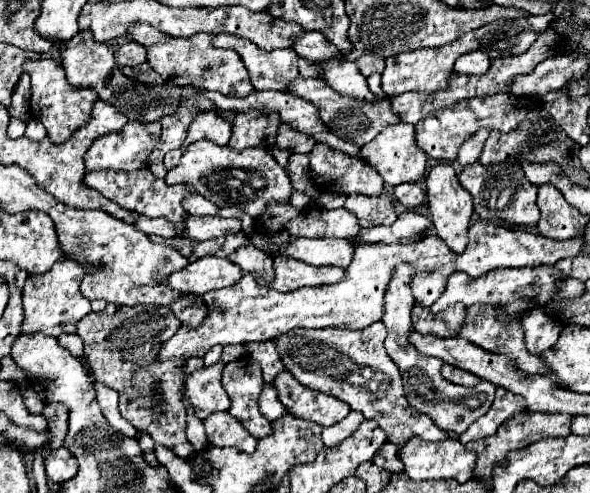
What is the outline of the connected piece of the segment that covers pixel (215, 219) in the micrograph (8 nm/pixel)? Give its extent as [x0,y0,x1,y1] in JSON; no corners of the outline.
[181,215,241,241]

